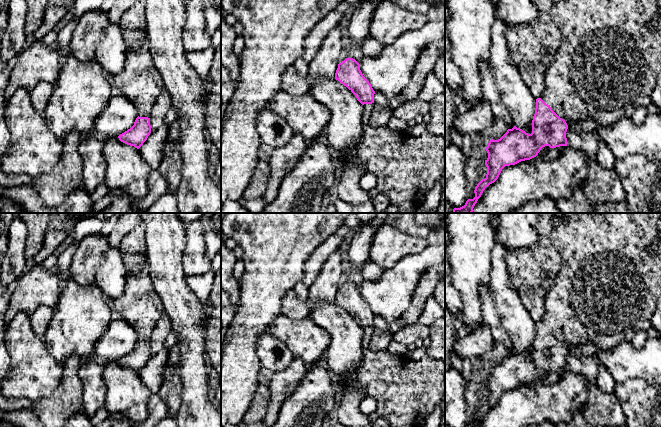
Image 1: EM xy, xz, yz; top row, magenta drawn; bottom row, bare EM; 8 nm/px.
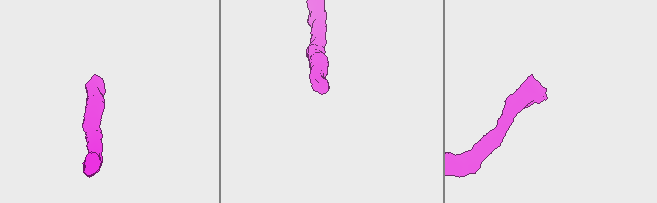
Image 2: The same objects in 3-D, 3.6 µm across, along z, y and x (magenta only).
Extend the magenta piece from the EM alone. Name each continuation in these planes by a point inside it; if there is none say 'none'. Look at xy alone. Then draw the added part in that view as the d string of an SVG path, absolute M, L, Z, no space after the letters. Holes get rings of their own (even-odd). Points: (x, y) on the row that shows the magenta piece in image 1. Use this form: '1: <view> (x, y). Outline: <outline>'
1: xy (140, 82). Outline: M148 34L138 49L127 49L123 71L111 79L121 95L135 106L138 116L150 118L164 82L151 57Z

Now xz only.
1: xz (407, 167). Outline: M364 104L363 132L358 144L353 147L349 162L361 166L363 174L373 173L377 177L378 193L386 195L399 212L416 213L419 205L440 180L445 168L445 138L429 132L419 137L408 133L393 132L386 127L370 125L372 104Z

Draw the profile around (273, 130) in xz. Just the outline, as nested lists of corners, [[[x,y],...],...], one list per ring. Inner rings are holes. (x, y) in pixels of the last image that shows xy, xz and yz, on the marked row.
[[[268,107],[259,114],[257,131],[261,141],[274,149],[287,144],[294,134],[287,122]]]

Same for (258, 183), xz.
[[[259,159],[250,182],[243,193],[243,198],[249,200],[262,198],[267,188],[269,176],[270,164],[268,160]]]

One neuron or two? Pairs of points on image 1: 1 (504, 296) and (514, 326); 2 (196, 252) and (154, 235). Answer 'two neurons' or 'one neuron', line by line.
1: one neuron
2: two neurons

